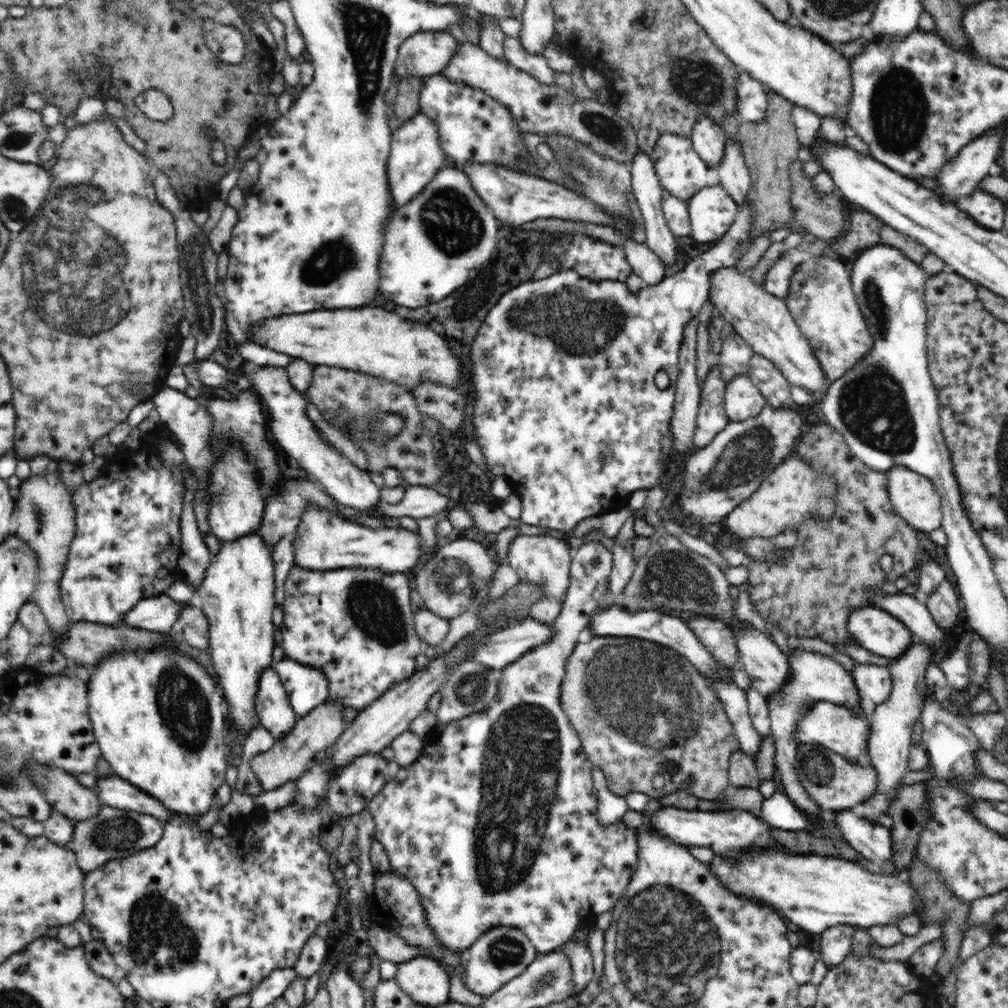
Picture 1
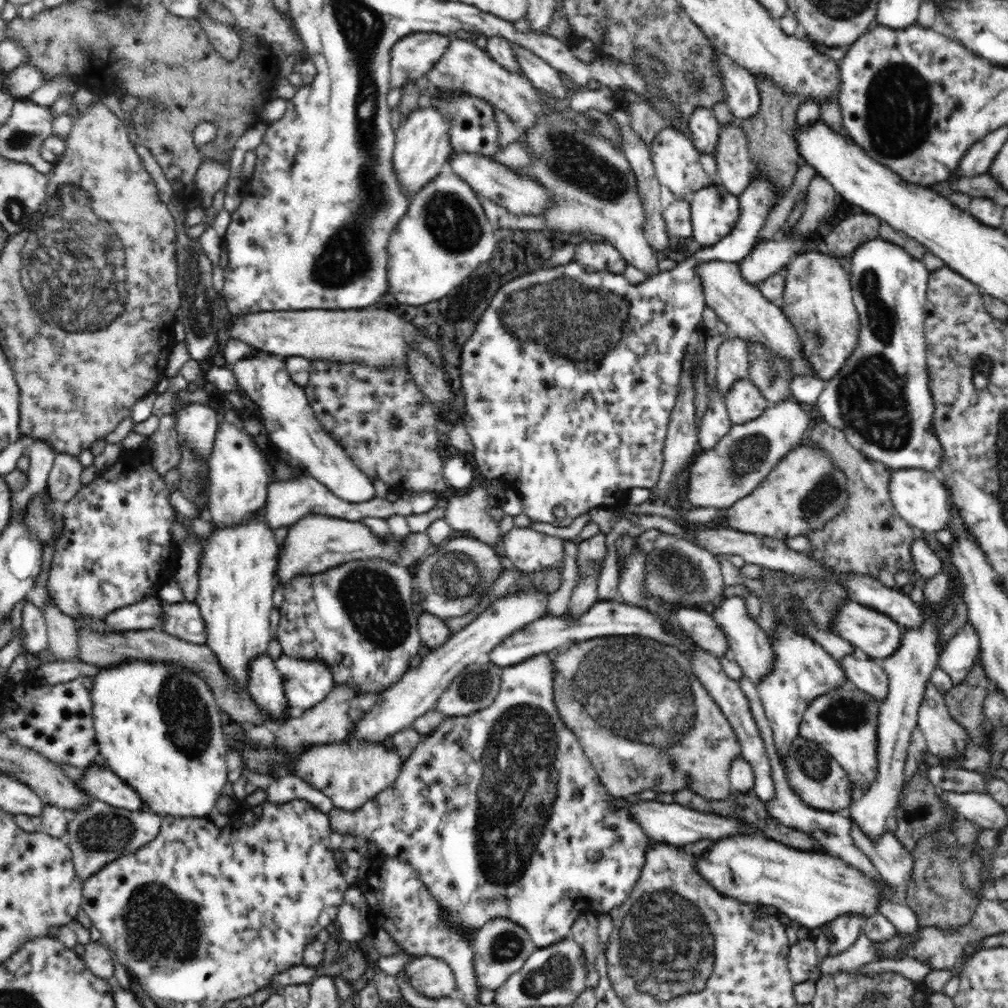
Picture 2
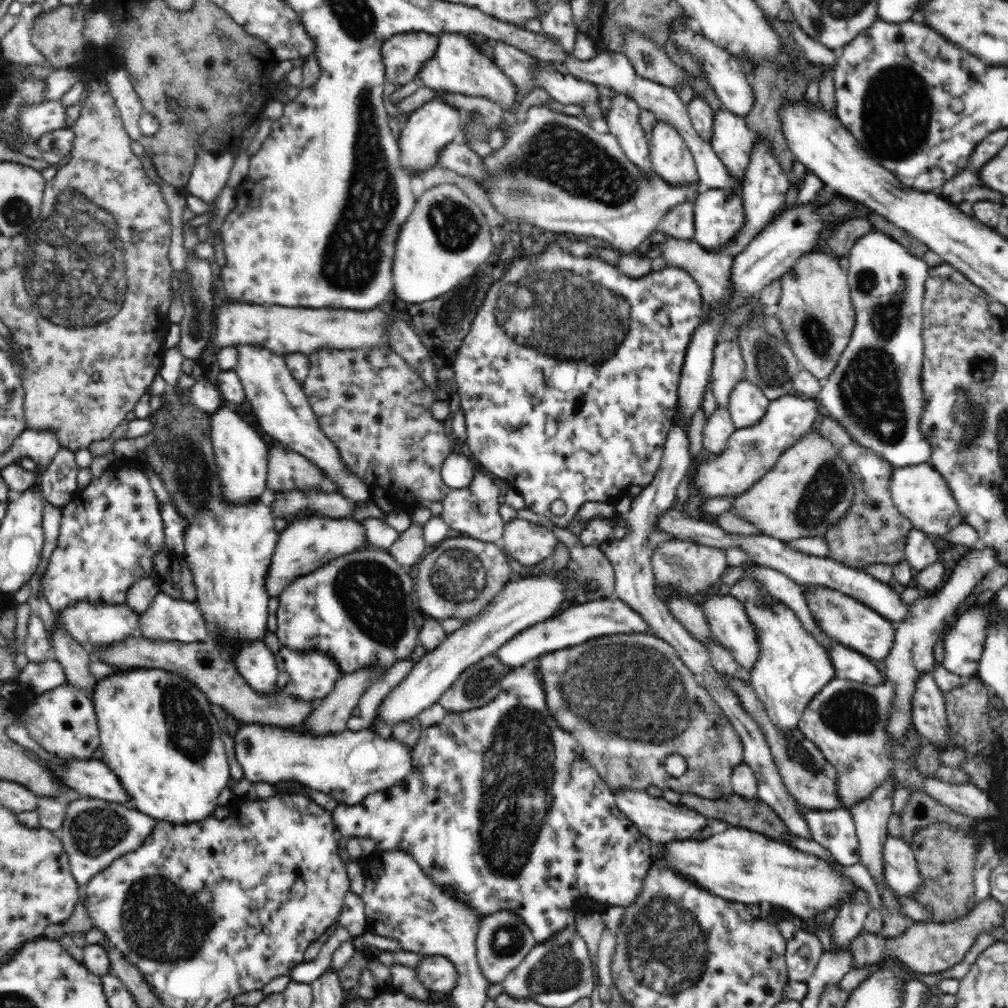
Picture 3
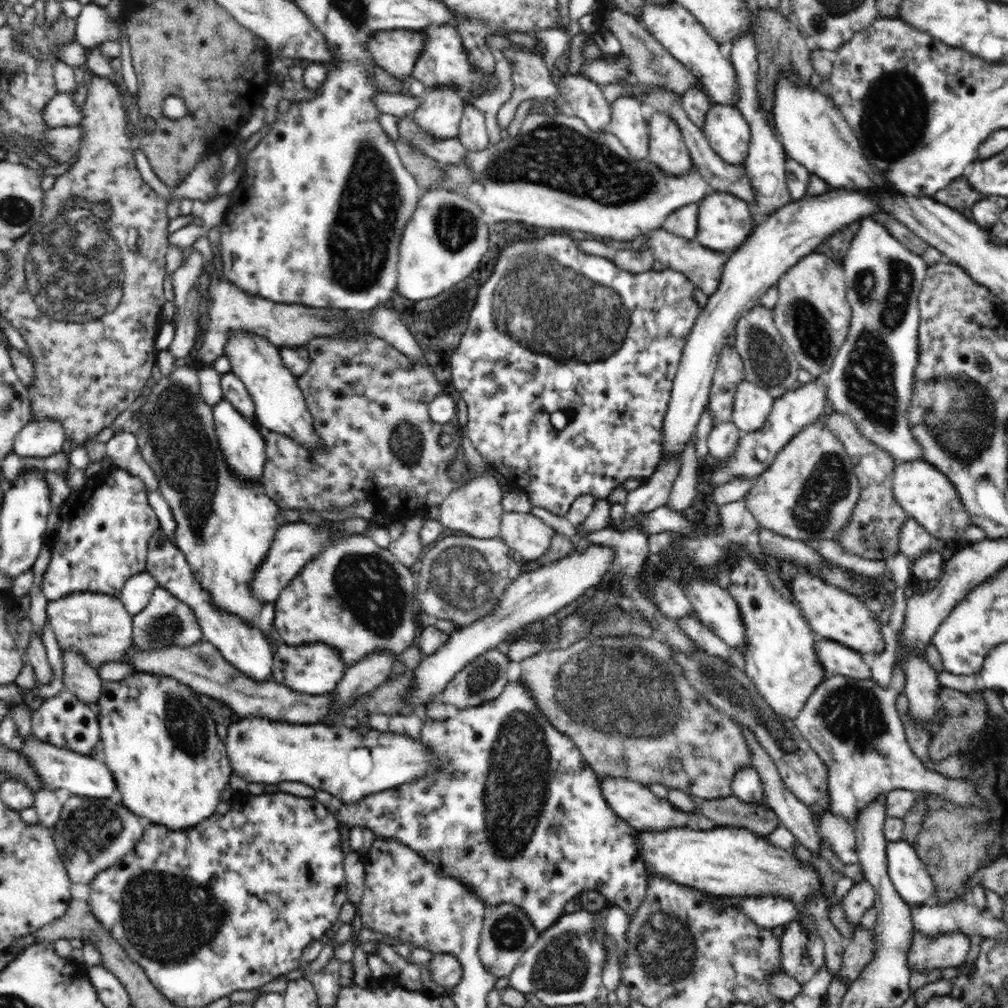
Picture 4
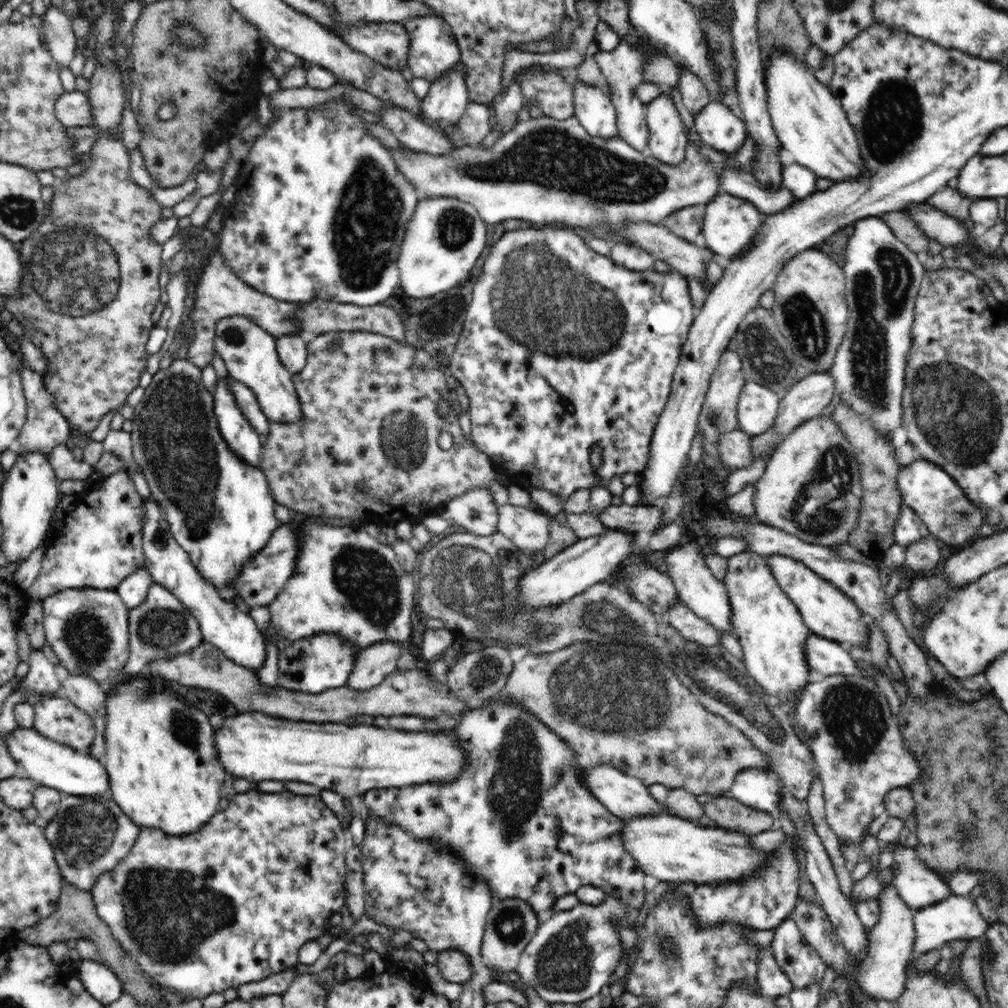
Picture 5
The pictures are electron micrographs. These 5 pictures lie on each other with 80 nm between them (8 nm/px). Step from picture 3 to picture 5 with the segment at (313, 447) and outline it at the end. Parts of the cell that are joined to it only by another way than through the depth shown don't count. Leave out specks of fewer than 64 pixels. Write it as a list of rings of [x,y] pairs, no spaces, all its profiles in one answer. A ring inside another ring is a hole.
[[[226,316],[216,324],[214,349],[225,362],[228,375],[244,383],[257,398],[264,416],[272,422],[300,422],[302,405],[292,381],[292,373],[284,367],[276,348],[276,339],[245,316]]]

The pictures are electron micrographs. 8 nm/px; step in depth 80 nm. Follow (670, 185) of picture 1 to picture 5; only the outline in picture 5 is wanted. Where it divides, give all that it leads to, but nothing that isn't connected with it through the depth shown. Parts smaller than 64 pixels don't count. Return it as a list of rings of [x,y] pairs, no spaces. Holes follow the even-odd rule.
[[[662,93],[646,105],[651,156],[664,164],[680,164],[686,158],[688,137],[673,100]]]

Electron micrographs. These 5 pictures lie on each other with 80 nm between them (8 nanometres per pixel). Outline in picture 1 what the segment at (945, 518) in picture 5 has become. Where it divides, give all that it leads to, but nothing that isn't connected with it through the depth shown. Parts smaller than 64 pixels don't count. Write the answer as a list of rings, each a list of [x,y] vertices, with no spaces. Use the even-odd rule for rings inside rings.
[[[896,466],[888,474],[888,495],[894,511],[917,532],[931,533],[941,528],[943,513],[941,509],[942,499],[934,483],[916,471],[904,466]]]

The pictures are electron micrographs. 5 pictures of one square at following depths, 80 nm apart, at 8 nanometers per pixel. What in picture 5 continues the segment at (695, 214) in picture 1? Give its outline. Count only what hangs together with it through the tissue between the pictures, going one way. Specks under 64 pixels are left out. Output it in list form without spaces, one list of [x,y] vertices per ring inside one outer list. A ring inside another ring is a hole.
[[[718,193],[707,205],[703,214],[701,230],[706,238],[707,247],[716,255],[726,260],[740,256],[752,242],[761,227],[762,218],[759,210],[745,198],[738,198],[728,193]]]

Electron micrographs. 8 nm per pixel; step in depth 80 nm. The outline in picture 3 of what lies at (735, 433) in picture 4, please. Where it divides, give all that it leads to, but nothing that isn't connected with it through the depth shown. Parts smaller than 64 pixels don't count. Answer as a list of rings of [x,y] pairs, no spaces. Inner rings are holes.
[[[717,406],[705,422],[703,448],[716,455],[724,452],[728,437],[735,430],[729,410]]]

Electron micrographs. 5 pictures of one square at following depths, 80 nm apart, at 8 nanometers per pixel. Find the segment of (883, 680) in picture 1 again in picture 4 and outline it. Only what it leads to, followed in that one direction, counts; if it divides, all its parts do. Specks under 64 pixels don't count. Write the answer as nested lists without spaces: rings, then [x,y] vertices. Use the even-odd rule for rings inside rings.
[[[817,636],[814,642],[816,659],[824,667],[824,678],[842,675],[856,680],[870,680],[872,671],[858,653],[843,644]]]

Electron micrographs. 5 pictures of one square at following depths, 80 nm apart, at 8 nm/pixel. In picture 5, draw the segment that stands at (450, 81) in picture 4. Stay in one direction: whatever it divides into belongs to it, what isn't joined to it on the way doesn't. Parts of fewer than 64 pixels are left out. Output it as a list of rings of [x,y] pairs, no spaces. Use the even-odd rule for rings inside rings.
[[[436,16],[417,17],[416,19],[404,20],[402,27],[408,32],[411,41],[410,53],[408,53],[408,64],[412,74],[416,78],[424,78],[432,83],[442,78],[446,72],[454,70],[460,62],[460,48],[451,28],[444,19]]]

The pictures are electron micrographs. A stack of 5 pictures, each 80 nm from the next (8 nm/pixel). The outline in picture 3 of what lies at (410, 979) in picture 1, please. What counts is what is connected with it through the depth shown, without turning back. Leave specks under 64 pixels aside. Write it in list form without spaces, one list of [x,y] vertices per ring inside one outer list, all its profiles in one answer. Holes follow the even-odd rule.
[[[444,956],[424,957],[416,964],[415,970],[424,988],[444,995],[452,993],[458,978],[456,967]]]

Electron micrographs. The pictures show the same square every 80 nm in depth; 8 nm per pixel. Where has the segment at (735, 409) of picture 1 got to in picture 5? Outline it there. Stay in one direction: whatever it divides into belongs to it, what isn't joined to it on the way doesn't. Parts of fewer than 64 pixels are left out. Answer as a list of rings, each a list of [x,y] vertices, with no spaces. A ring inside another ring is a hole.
[[[746,381],[739,396],[737,423],[739,429],[758,436],[774,424],[781,398],[764,385]]]

